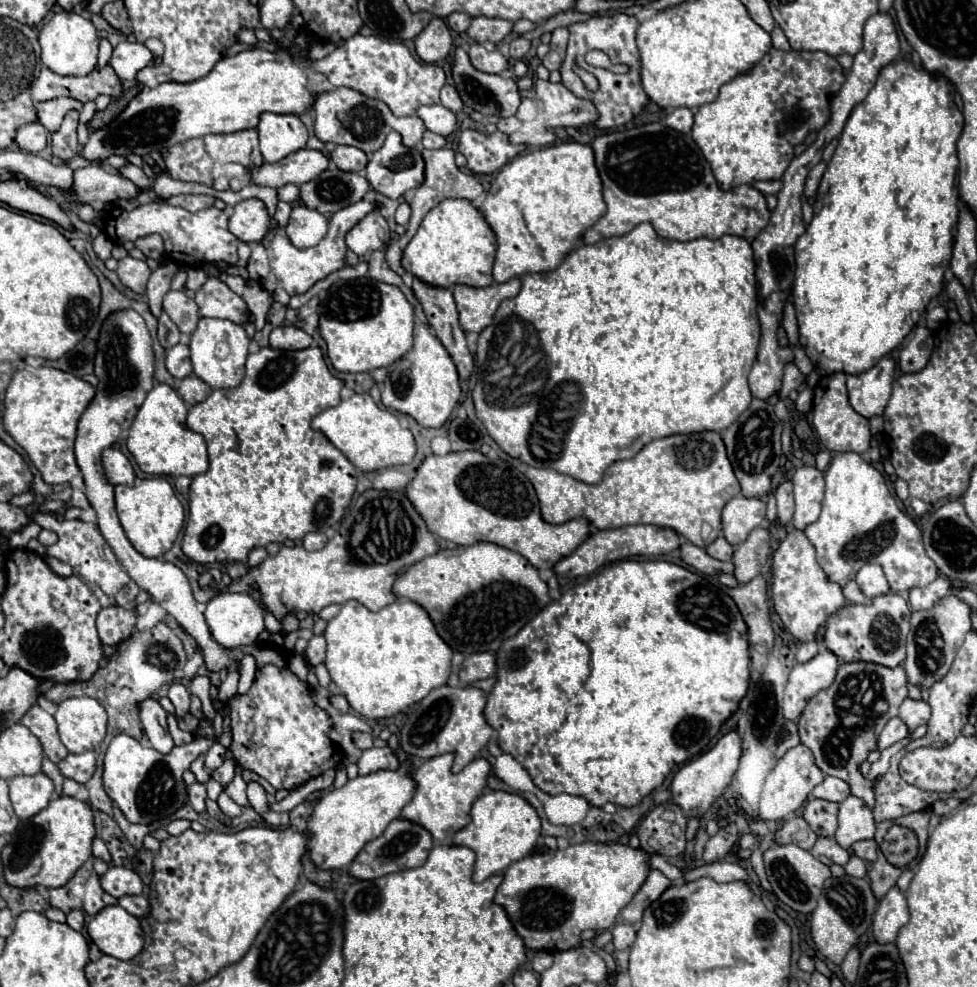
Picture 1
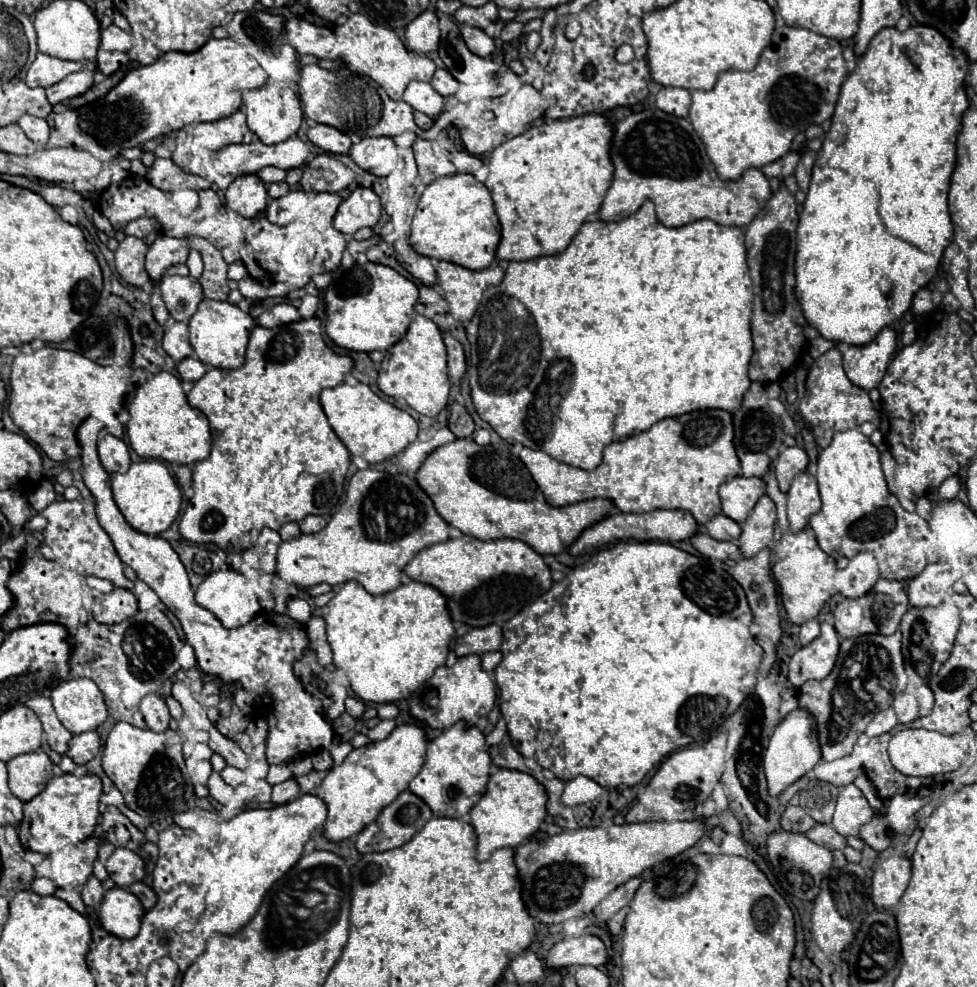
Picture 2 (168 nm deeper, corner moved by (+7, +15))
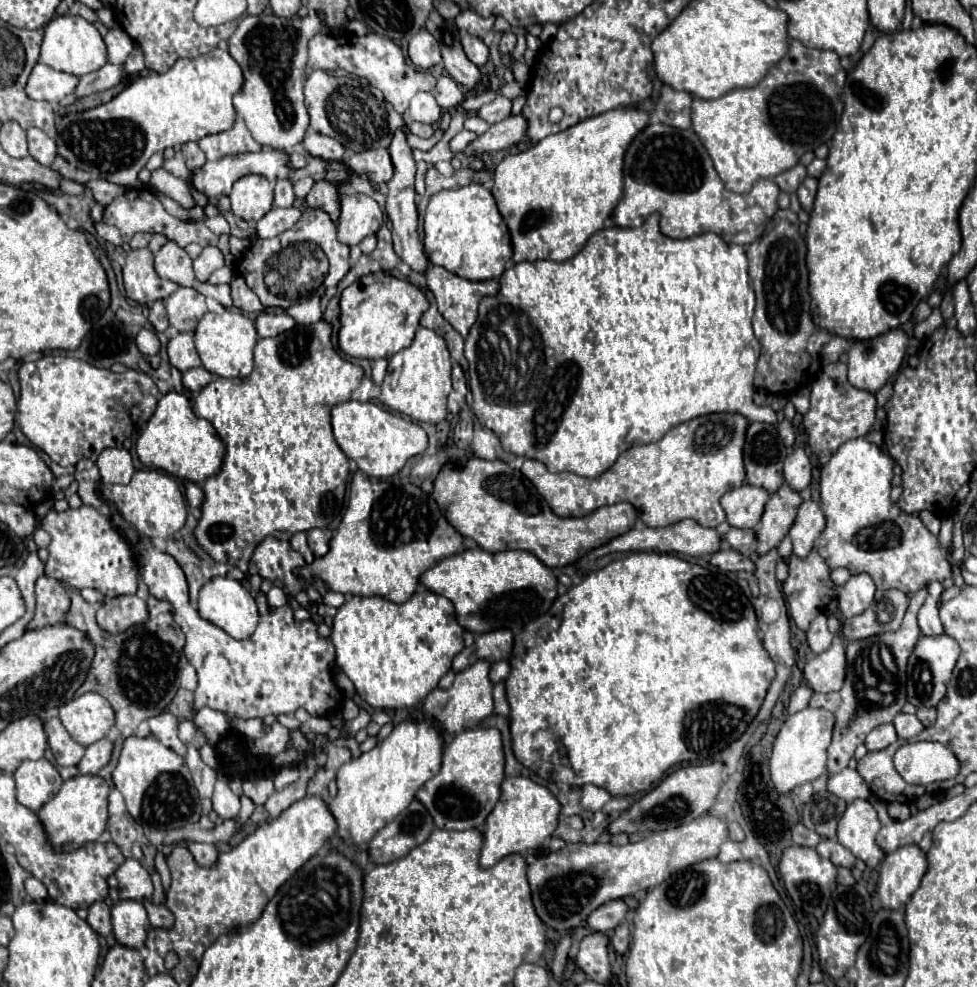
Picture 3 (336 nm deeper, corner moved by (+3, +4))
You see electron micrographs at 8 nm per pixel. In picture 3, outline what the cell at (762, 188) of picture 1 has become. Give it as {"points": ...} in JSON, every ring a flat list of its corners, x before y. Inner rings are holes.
{"points":[[798,163,796,167,792,167,792,169,776,175,774,181,776,181,776,185,778,185,782,191,794,193,794,191,798,189,798,185,804,181,804,177,806,177,806,167,804,167,802,163]]}

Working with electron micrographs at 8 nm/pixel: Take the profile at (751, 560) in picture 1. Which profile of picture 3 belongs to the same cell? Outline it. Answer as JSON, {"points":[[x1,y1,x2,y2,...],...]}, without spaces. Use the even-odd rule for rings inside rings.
{"points":[[782,485,766,503,760,525,756,527,756,553,766,555,776,549,794,523,796,509,802,503,800,493]]}

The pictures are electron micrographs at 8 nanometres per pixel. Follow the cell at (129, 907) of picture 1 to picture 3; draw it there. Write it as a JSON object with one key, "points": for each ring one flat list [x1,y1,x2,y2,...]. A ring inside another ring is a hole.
{"points":[[144,901,144,907,148,911,148,919,150,919,152,927,164,927,164,929,172,927,174,915,164,905,154,905,150,901]]}

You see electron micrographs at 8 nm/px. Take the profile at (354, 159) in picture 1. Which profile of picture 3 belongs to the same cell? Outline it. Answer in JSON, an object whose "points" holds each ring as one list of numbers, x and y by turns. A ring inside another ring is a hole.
{"points":[[308,133,302,141,302,147,312,157,320,157,324,161,342,161,346,155,346,149,340,141,320,133]]}

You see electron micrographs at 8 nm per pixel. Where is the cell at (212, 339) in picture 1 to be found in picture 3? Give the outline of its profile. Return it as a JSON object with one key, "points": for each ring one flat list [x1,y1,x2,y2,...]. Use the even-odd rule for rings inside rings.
{"points":[[224,311,222,315,206,313,194,331,194,343,202,359,202,367,216,377,248,377,254,365,252,351,256,341,258,335,254,321,242,313,232,313,232,311]]}

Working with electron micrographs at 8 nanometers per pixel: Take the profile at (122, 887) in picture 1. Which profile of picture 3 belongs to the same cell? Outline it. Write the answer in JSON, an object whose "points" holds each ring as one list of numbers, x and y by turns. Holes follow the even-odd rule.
{"points":[[126,859,118,869,116,869,116,879,118,879,118,895,120,899,150,899,152,897,152,881,150,873,136,861,136,859]]}

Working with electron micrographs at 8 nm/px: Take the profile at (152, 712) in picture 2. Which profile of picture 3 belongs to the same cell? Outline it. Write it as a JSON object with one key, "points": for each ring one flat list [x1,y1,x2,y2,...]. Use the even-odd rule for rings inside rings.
{"points":[[164,711,160,715,154,715,152,719,148,719,148,725,150,725,152,735,160,743,170,747,178,755,186,755,186,745,178,739,178,719,172,713]]}

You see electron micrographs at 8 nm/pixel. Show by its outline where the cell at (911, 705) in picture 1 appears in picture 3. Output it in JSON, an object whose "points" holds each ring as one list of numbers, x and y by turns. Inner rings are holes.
{"points":[[898,713,894,719,894,727,896,727,896,733,900,739,916,737,924,729,920,719,916,715,908,715,908,713]]}

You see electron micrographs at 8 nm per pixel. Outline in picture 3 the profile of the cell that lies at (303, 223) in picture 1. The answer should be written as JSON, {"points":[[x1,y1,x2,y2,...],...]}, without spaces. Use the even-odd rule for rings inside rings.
{"points":[[272,207,258,223,256,223,256,235,262,239,268,237,276,237,280,233,284,233,286,229,290,229,298,219,302,217,302,211,296,207]]}

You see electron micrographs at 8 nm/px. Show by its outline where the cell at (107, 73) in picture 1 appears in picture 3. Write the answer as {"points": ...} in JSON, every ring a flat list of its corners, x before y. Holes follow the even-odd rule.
{"points":[[38,63,32,69,32,75,26,83,26,93,30,99,42,99,42,101,56,103,72,95,76,85,78,85,76,75,60,73,44,63]]}

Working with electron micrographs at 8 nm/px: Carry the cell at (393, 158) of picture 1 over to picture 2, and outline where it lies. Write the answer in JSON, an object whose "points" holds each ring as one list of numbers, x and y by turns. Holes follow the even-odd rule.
{"points":[[370,136,352,146,350,158,374,176,388,176,398,162,398,148,392,136]]}

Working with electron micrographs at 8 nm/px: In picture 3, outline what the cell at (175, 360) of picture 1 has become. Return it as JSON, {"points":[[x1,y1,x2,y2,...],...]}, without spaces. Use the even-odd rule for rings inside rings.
{"points":[[178,333,168,341,168,357,170,357,170,363,182,373,202,365,190,333]]}

